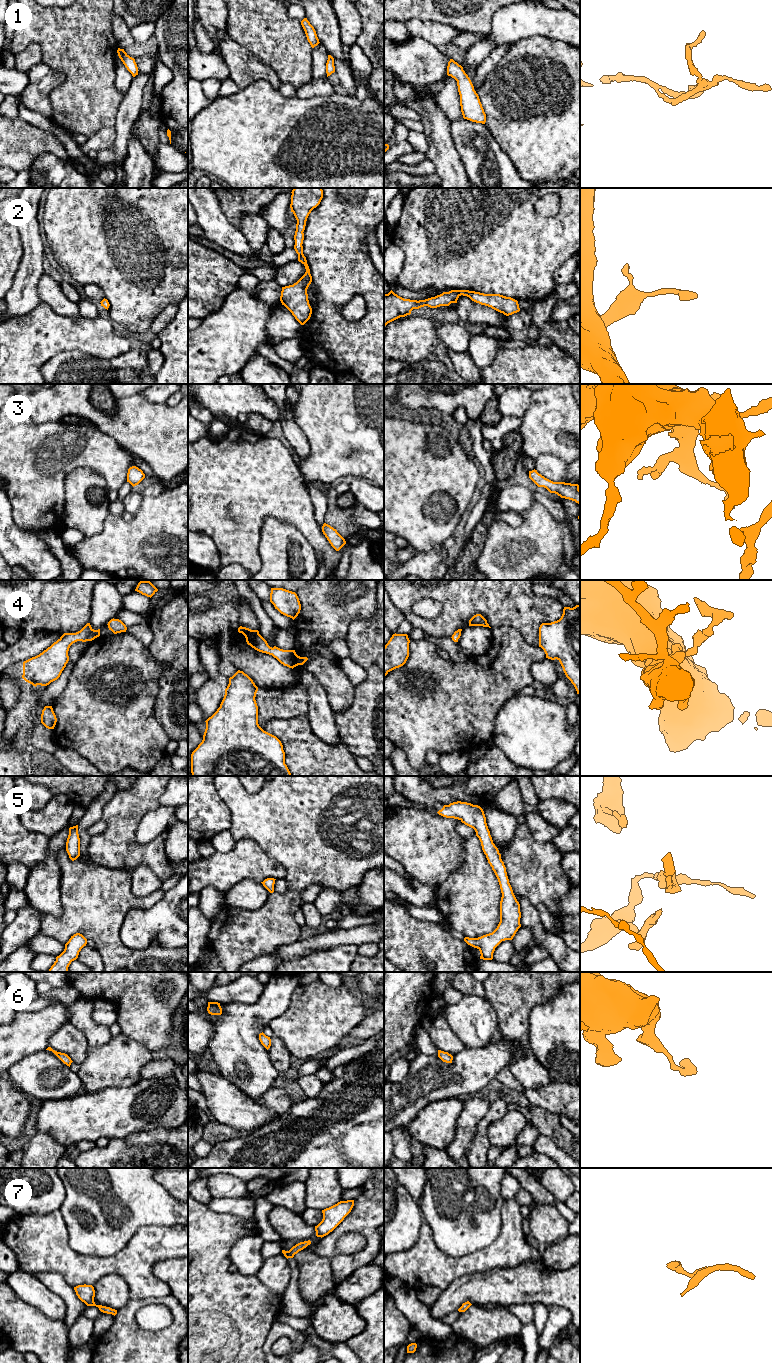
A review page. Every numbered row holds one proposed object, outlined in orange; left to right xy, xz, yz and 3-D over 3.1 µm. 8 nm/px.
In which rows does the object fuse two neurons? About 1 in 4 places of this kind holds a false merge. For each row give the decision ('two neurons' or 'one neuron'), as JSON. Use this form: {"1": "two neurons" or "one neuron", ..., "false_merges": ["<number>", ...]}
{"1": "one neuron", "2": "one neuron", "3": "one neuron", "4": "one neuron", "5": "one neuron", "6": "one neuron", "7": "one neuron", "false_merges": []}

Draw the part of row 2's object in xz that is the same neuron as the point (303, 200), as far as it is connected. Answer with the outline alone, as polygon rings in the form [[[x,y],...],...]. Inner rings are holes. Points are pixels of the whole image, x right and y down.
[[[294,188],[291,193],[290,208],[297,220],[294,249],[298,254],[298,261],[305,266],[306,272],[293,285],[282,287],[280,301],[295,319],[301,325],[304,325],[312,314],[307,294],[307,289],[312,282],[312,276],[306,257],[303,254],[303,232],[309,214],[320,204],[323,198],[323,190],[322,188]]]

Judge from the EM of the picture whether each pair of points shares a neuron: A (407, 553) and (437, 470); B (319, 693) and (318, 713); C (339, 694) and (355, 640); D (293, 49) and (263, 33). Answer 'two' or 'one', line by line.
A: two
B: one
C: two
D: one

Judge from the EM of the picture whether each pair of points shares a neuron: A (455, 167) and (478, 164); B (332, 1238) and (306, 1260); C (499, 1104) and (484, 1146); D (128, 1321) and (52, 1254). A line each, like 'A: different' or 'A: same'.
A: different
B: different
C: same
D: different

